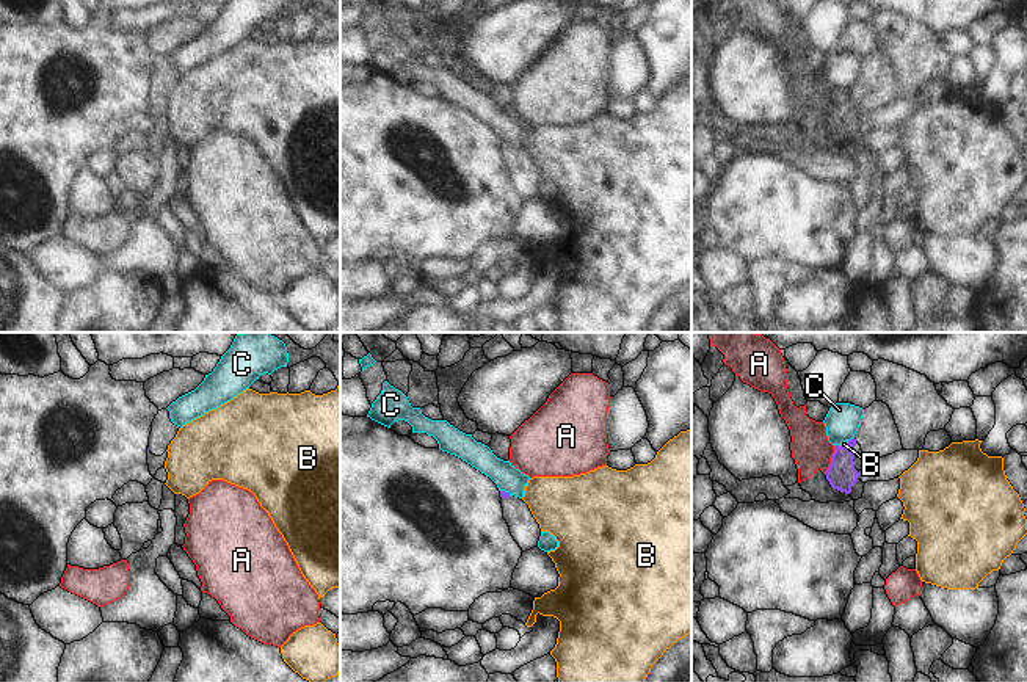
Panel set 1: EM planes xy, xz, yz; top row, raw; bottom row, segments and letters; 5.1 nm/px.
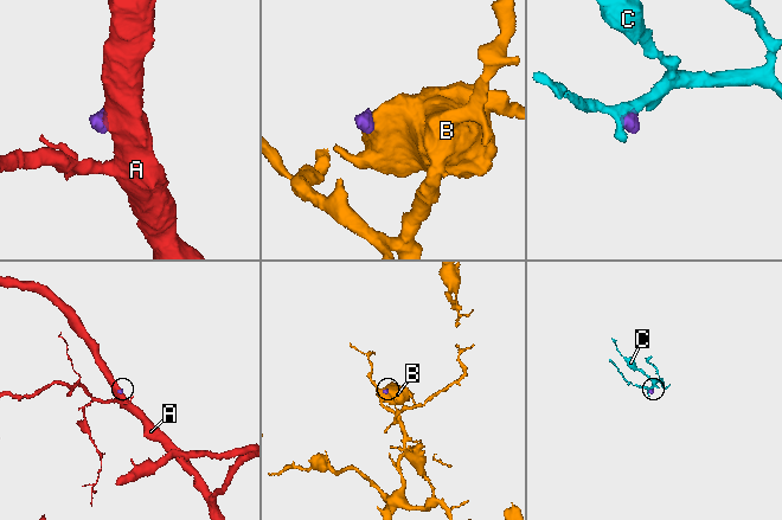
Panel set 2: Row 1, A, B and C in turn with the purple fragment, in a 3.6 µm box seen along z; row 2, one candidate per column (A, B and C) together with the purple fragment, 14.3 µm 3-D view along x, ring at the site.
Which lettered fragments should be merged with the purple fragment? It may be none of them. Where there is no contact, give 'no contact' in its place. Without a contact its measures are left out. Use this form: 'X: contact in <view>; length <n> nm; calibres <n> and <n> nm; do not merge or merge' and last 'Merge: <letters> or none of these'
A: contact in yz; length 160 nm; calibres 150 and 200 nm; do not merge
B: contact in yz; length 60 nm; calibres 150 and 20 nm; do not merge
C: contact in yz; length 40 nm; calibres 150 and 180 nm; do not merge
Merge: none of these

